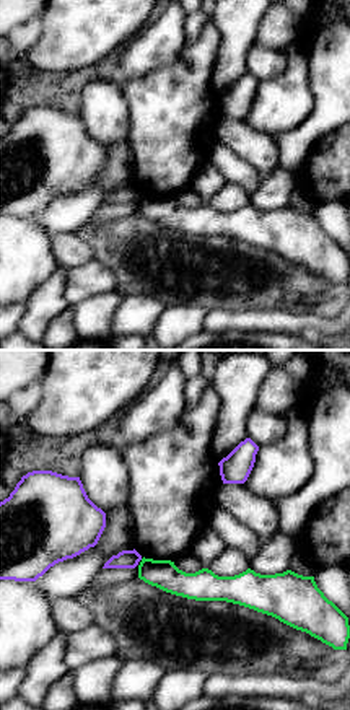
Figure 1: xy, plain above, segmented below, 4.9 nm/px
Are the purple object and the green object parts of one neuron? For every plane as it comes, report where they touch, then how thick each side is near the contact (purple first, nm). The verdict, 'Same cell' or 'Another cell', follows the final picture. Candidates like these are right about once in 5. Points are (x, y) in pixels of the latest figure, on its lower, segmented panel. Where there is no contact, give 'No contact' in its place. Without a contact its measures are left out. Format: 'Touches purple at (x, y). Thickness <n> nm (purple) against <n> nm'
No contact

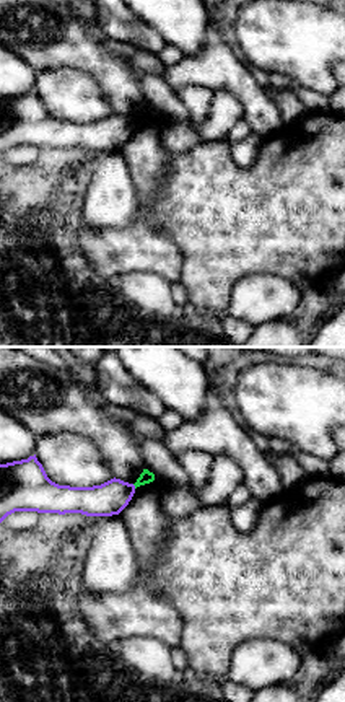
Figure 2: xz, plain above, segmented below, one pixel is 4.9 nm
Touches purple at (134, 486). Thickness 160 nm (purple) against 60 nm

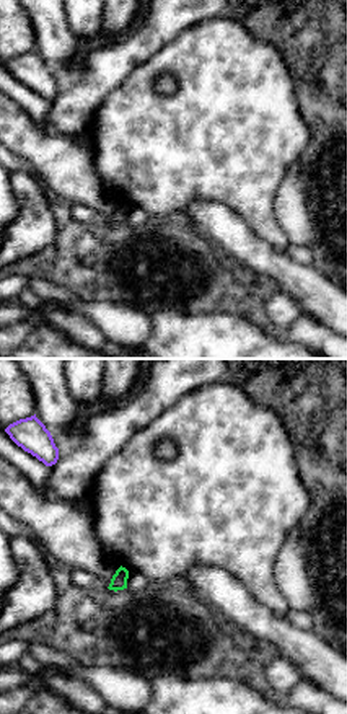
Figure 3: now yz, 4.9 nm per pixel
No contact

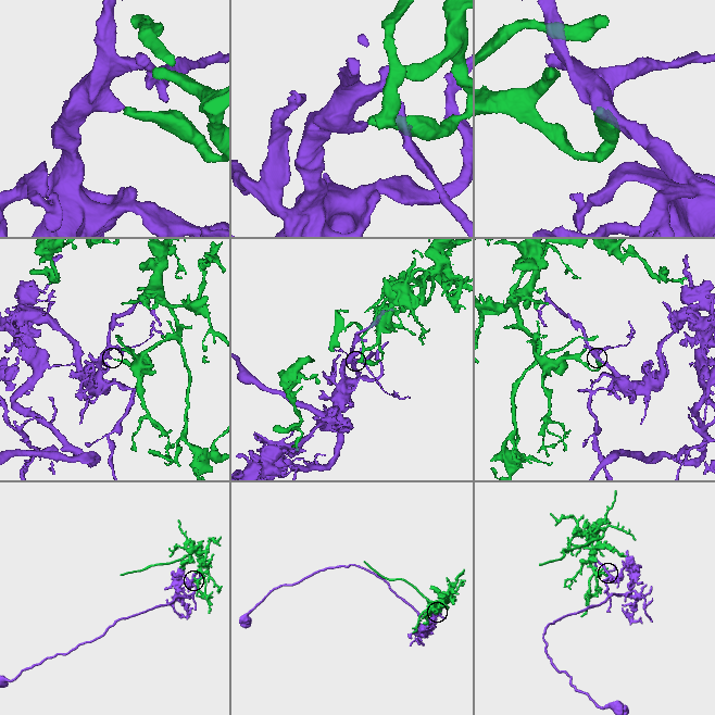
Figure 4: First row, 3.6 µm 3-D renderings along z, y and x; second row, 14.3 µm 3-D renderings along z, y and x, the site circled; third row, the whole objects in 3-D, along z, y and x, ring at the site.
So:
Another cell

